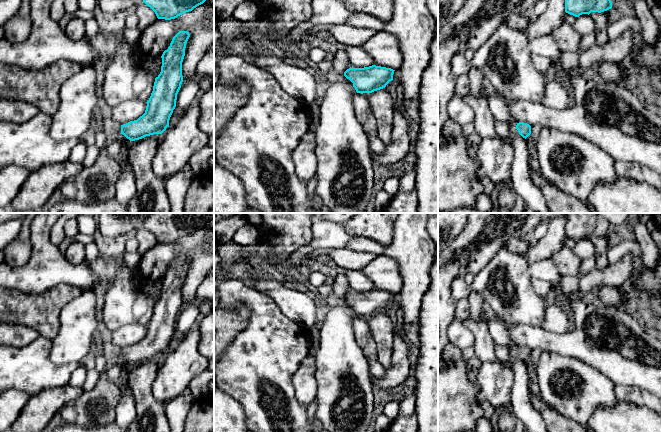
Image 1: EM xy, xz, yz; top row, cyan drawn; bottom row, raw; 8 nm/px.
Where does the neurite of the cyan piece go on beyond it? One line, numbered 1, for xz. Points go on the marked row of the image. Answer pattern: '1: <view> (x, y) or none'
1: none

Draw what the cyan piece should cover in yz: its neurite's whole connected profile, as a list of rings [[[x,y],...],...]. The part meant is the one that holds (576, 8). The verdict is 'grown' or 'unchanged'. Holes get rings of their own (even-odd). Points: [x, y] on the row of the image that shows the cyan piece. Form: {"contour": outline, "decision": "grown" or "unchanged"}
{"contour": [[[565,0],[565,12],[575,17],[591,12],[601,13],[611,8],[611,0]]], "decision": "unchanged"}

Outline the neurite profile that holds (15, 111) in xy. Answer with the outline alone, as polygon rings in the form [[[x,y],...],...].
[[[0,99],[0,121],[24,123],[32,119],[39,112],[40,110],[29,102]]]

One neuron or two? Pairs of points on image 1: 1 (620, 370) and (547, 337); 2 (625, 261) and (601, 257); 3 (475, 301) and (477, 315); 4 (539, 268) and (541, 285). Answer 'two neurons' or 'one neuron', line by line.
1: one neuron
2: two neurons
3: one neuron
4: two neurons

